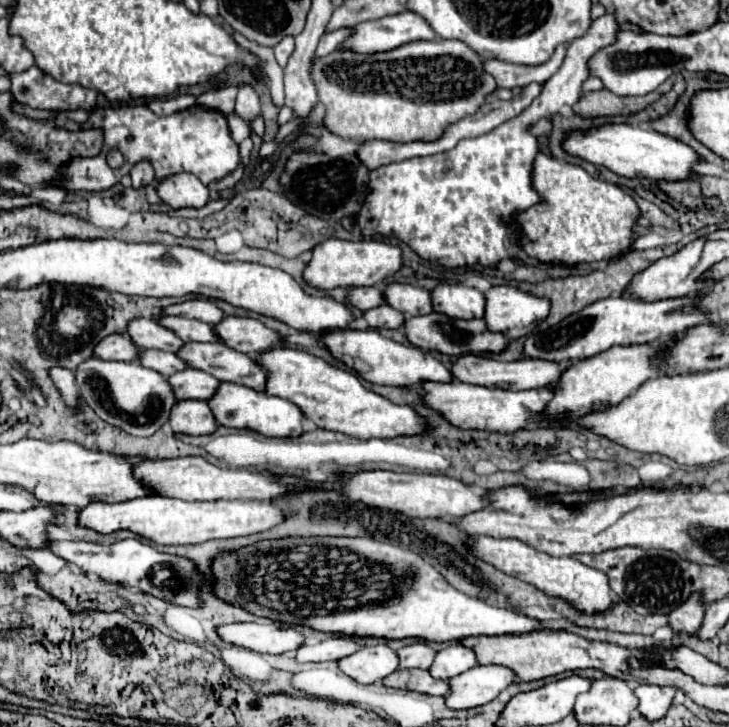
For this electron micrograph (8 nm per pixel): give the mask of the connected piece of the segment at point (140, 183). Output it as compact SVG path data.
M137 163L133 169L131 169L131 179L133 179L133 187L139 189L139 187L145 187L145 185L151 185L155 183L155 171L149 163Z

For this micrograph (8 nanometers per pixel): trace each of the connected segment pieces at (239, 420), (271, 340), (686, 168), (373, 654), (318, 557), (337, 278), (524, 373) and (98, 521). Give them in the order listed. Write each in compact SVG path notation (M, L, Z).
M221 383L217 387L217 391L213 393L213 397L207 401L207 405L211 407L215 421L223 427L251 429L265 437L299 437L299 433L303 433L303 429L301 429L303 413L299 411L297 405L293 405L291 401L281 399L281 397L271 397L261 391L247 389L243 385Z
M223 317L219 325L213 325L213 333L221 343L245 355L257 355L281 345L281 333L267 329L259 319L251 317Z
M603 125L591 127L589 131L573 131L567 135L563 149L571 155L587 159L593 165L607 167L621 177L637 177L637 179L655 179L655 181L685 181L695 175L693 167L703 163L703 157L685 145L679 139L663 135L655 129L641 129L631 125Z
M375 645L363 647L339 659L337 663L339 669L357 683L379 683L383 677L391 675L397 669L399 659L395 657L395 651L387 645Z
M283 537L283 539L271 539L271 541L257 541L247 547L239 547L235 551L223 551L211 561L211 571L213 571L213 593L223 599L229 605L241 607L257 617L267 617L273 621L281 621L287 625L305 625L315 631L323 633L337 633L337 635L349 635L349 637L383 637L383 639L405 639L405 637L417 637L423 641L461 641L465 637L475 637L475 635L505 635L505 633L531 633L541 629L539 621L533 617L527 617L515 609L499 609L485 605L455 587L451 587L443 575L439 575L431 565L427 565L417 553L409 549L401 549L397 545L381 543L369 537Z
M327 239L313 247L311 261L303 269L303 279L307 285L315 289L351 289L351 287L365 287L377 285L379 281L395 275L401 269L401 251L395 245L377 241L377 239L361 239L361 241L341 241L341 239Z
M461 355L453 365L451 365L451 375L457 381L463 383L473 383L473 385L483 385L483 387L503 387L503 389L513 389L513 391L521 391L521 389L541 389L547 387L551 383L555 383L561 375L563 367L559 363L553 361L541 361L541 359L519 359L519 361L511 361L511 363L503 363L503 361L495 361L487 355Z
M139 497L123 503L103 503L93 501L87 507L79 509L77 523L81 527L93 529L97 533L109 535L117 531L131 531L139 537L145 537L157 545L189 545L189 543L203 543L209 539L223 539L223 537L239 537L261 533L283 521L285 513L271 503L263 501L181 501L181 499L167 499L167 497Z

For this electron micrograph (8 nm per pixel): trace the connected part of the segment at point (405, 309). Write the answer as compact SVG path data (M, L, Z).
M389 283L383 289L383 299L387 305L403 315L427 315L433 311L431 293L409 283Z

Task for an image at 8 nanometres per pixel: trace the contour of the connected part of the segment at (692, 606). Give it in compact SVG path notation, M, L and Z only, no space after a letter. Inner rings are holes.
M693 593L679 609L671 611L667 619L669 619L667 625L677 633L685 633L685 635L697 633L703 621L703 603L699 599L699 593Z

